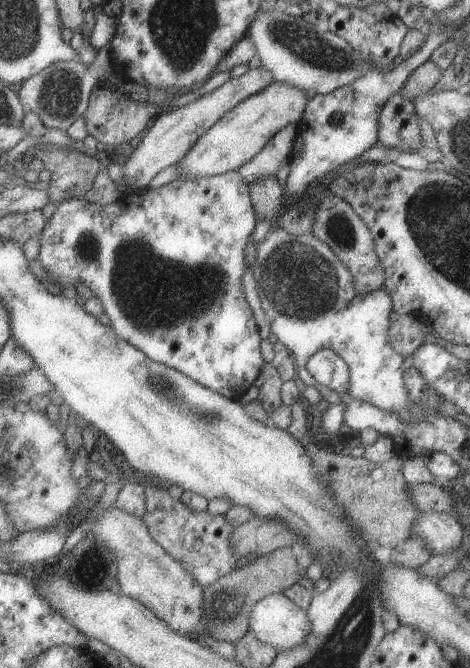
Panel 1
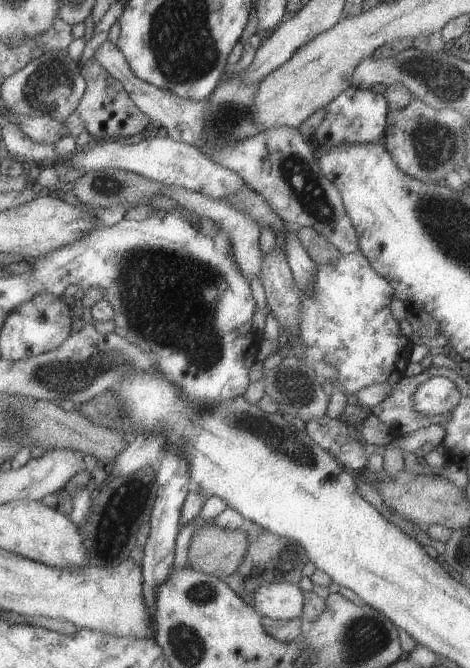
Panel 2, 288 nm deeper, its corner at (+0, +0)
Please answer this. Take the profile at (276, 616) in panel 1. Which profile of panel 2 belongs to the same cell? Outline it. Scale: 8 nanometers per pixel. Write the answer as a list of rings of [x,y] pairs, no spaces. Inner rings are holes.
[[[263,584],[253,594],[255,610],[261,618],[271,618],[275,622],[291,622],[303,616],[303,590],[295,584]]]

